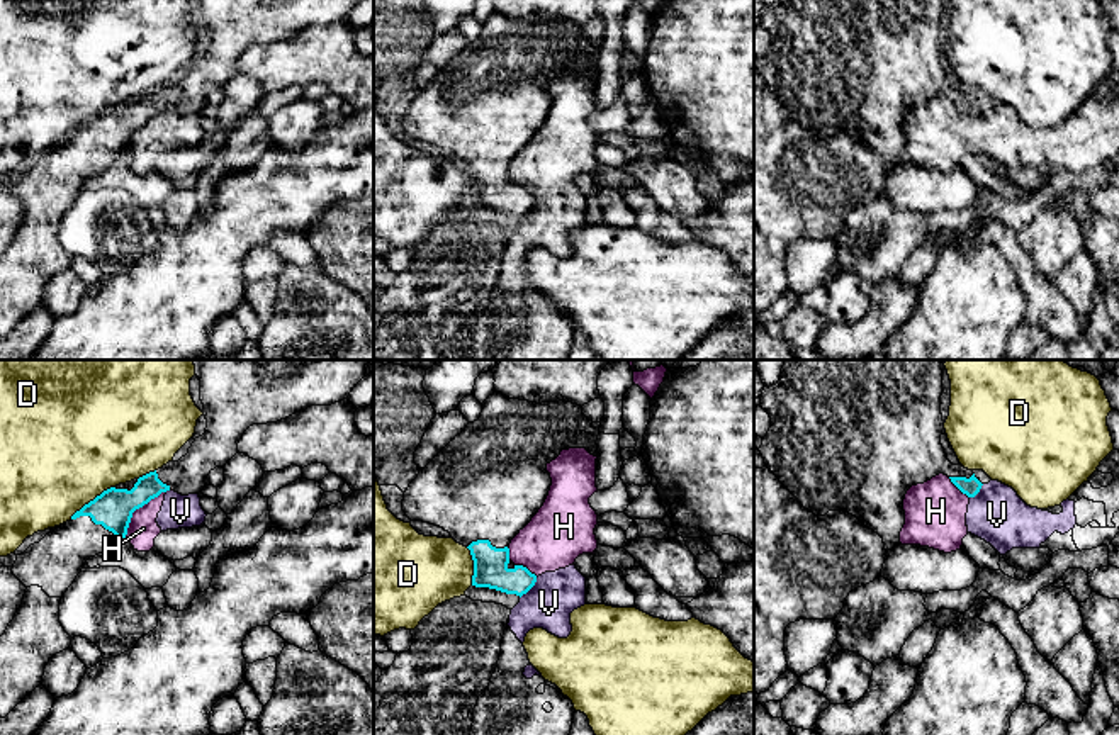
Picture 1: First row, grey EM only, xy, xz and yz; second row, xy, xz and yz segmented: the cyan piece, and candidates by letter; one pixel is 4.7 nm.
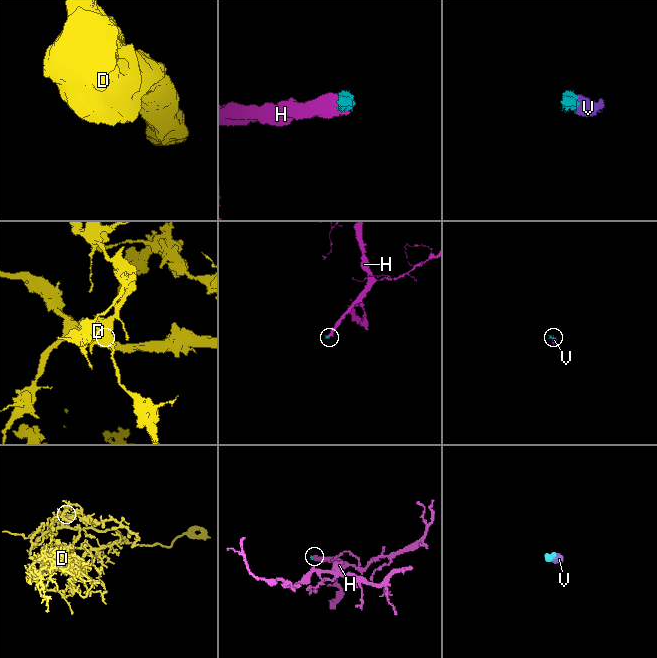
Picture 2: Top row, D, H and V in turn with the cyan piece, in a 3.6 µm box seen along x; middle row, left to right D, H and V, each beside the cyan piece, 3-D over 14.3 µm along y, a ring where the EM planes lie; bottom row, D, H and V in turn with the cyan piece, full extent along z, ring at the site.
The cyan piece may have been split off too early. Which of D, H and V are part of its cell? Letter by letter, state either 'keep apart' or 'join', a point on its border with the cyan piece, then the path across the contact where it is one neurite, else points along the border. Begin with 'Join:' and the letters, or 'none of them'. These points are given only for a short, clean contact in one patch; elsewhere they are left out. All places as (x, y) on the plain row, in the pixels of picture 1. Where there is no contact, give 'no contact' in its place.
Join: none of them
D: keep apart | xy (94, 119)
H: keep apart | xy (136, 128) | along xy (165, 111), (133, 133), (124, 157)
V: keep apart | xz (530, 207) | along xz (537, 197), (520, 218)

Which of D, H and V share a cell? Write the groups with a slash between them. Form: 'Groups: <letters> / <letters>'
Groups: D / H V

